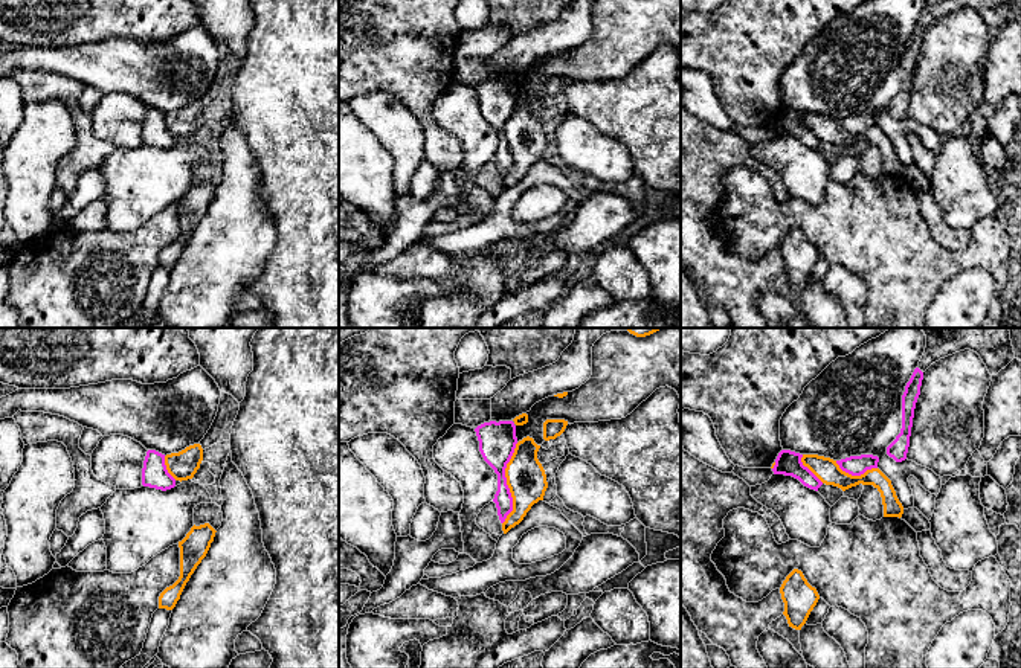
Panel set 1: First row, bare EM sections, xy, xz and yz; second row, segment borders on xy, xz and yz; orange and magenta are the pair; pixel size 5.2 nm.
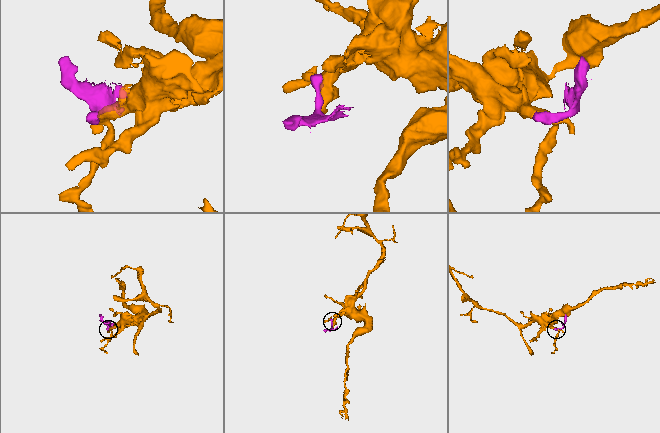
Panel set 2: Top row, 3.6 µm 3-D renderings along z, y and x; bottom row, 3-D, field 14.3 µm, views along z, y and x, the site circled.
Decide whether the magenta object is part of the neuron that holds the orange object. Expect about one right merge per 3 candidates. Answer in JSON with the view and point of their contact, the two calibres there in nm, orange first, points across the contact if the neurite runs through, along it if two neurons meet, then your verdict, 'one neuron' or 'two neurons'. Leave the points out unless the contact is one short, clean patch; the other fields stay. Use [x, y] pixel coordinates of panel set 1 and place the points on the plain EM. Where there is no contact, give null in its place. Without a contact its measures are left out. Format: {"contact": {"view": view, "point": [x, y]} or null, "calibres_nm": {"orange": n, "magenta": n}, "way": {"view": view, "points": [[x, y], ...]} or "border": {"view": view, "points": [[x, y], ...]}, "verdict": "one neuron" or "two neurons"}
{"contact": {"view": "xz", "point": [507, 142]}, "calibres_nm": {"orange": 200, "magenta": 190}, "verdict": "two neurons"}

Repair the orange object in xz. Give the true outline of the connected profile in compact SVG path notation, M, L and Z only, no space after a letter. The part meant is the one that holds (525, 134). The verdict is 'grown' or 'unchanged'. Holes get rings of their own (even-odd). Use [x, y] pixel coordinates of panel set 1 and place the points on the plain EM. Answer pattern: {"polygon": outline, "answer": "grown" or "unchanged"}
{"polygon": "M527 95L516 102L514 111L507 122L505 136L513 156L513 169L502 181L504 192L519 183L534 162L543 159L548 140L537 117L539 107L540 104Z", "answer": "unchanged"}

